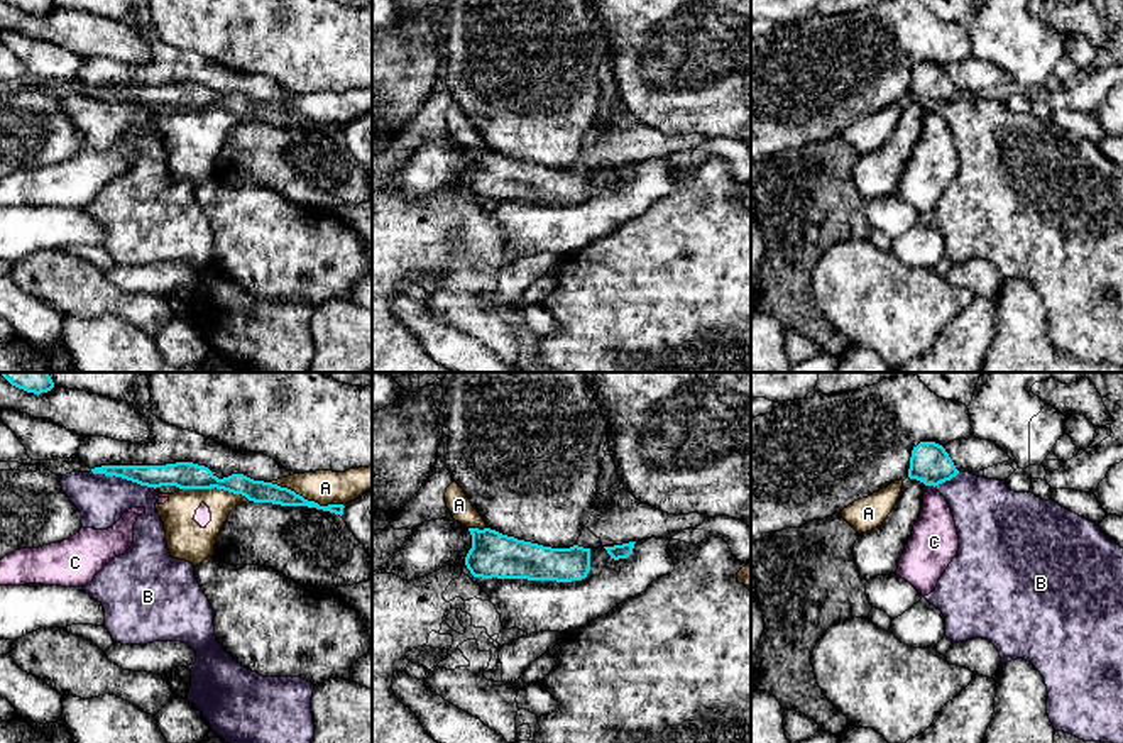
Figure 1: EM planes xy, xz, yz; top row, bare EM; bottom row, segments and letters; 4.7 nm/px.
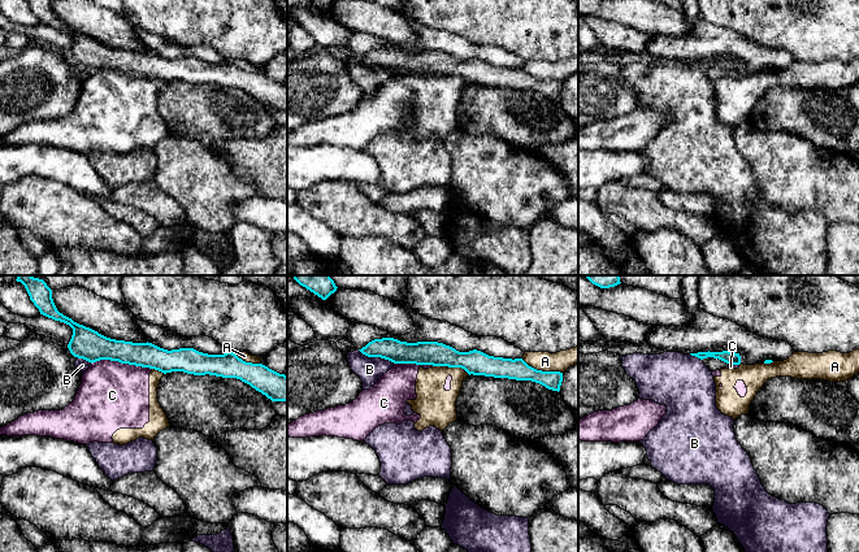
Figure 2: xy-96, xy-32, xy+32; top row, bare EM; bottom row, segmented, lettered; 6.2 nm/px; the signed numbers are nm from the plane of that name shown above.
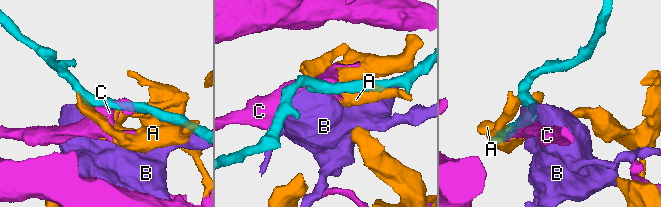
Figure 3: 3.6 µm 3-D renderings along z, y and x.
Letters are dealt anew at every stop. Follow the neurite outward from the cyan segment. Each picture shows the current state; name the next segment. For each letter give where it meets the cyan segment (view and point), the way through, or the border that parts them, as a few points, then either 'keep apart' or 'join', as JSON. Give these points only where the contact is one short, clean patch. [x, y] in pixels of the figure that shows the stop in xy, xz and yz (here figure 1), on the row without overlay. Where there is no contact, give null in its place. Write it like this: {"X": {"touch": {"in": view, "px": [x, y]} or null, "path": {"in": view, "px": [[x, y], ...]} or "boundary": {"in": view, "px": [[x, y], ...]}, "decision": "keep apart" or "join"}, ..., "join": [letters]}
{"A": {"touch": {"in": "xy", "px": [306, 121]}, "decision": "keep apart"}, "B": {"touch": {"in": "xy", "px": [124, 99]}, "boundary": {"in": "xy", "px": [[92, 92], [120, 97], [154, 110]]}, "decision": "keep apart"}, "C": {"touch": {"in": "yz", "px": [931, 105]}, "boundary": {"in": "yz", "px": [[927, 105], [934, 109]]}, "decision": "keep apart"}, "join": []}

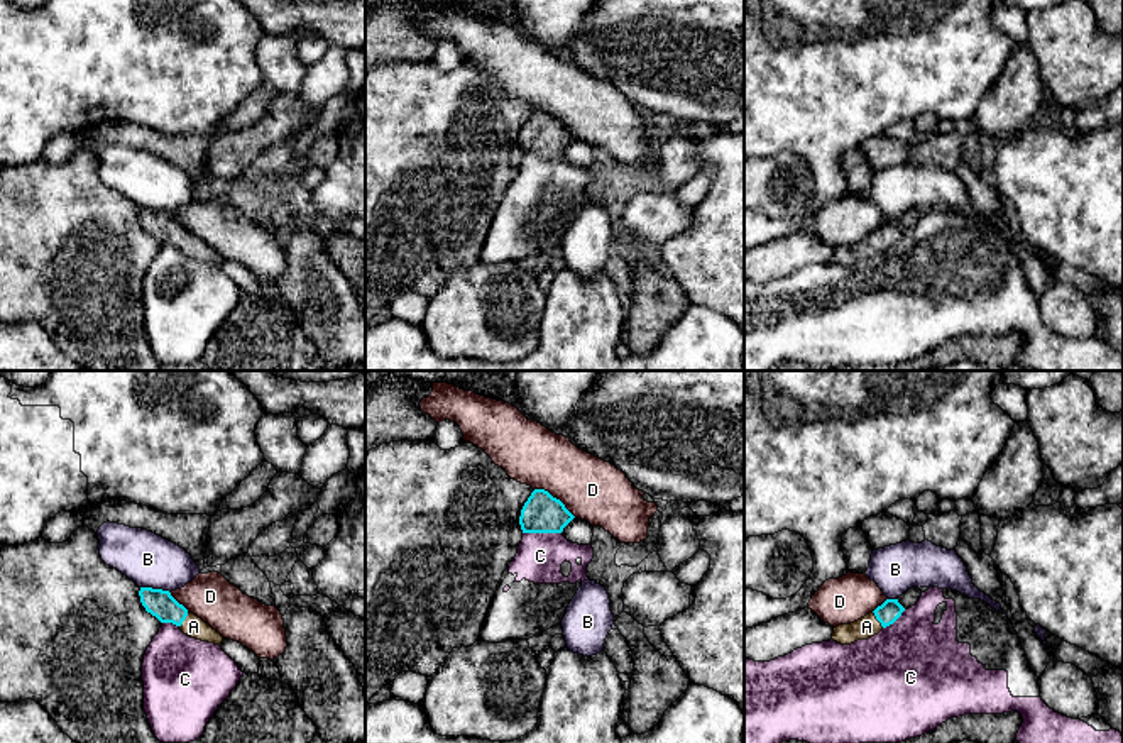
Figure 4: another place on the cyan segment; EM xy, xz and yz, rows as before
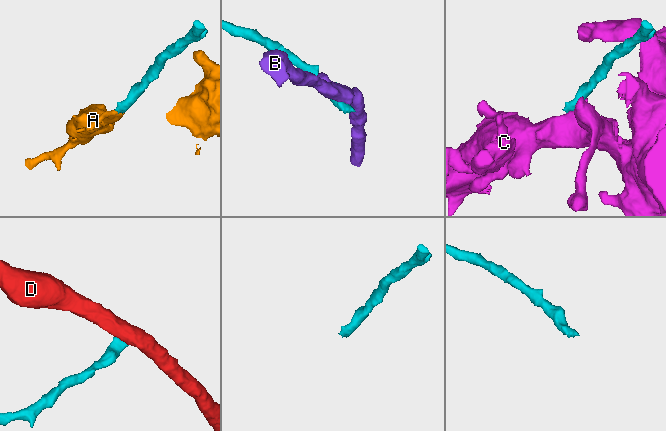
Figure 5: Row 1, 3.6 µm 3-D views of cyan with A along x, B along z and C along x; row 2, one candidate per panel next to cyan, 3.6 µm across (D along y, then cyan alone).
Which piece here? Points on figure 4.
{"A": {"touch": {"in": "yz", "px": [876, 239]}, "decision": "join"}, "B": {"touch": {"in": "xy", "px": [156, 210]}, "boundary": {"in": "xy", "px": [[141, 207], [169, 214]]}, "decision": "keep apart"}, "C": {"touch": {"in": "xz", "px": [542, 153]}, "decision": "keep apart"}, "D": {"touch": {"in": "xz", "px": [555, 119]}, "boundary": {"in": "xz", "px": [[535, 109], [547, 110], [575, 137]]}, "decision": "keep apart"}, "join": ["A"]}

